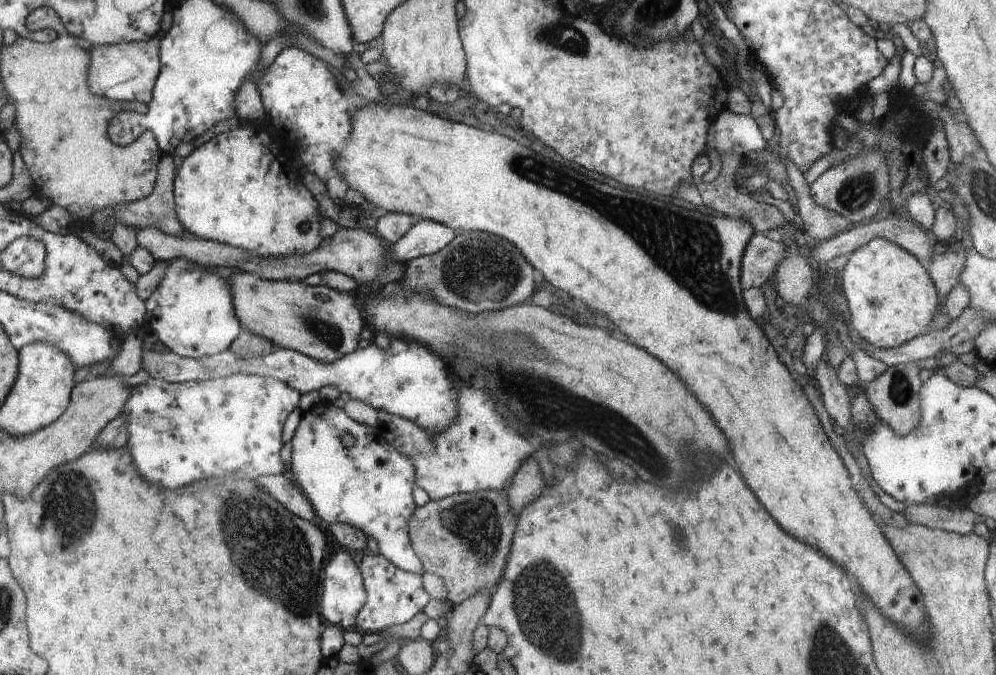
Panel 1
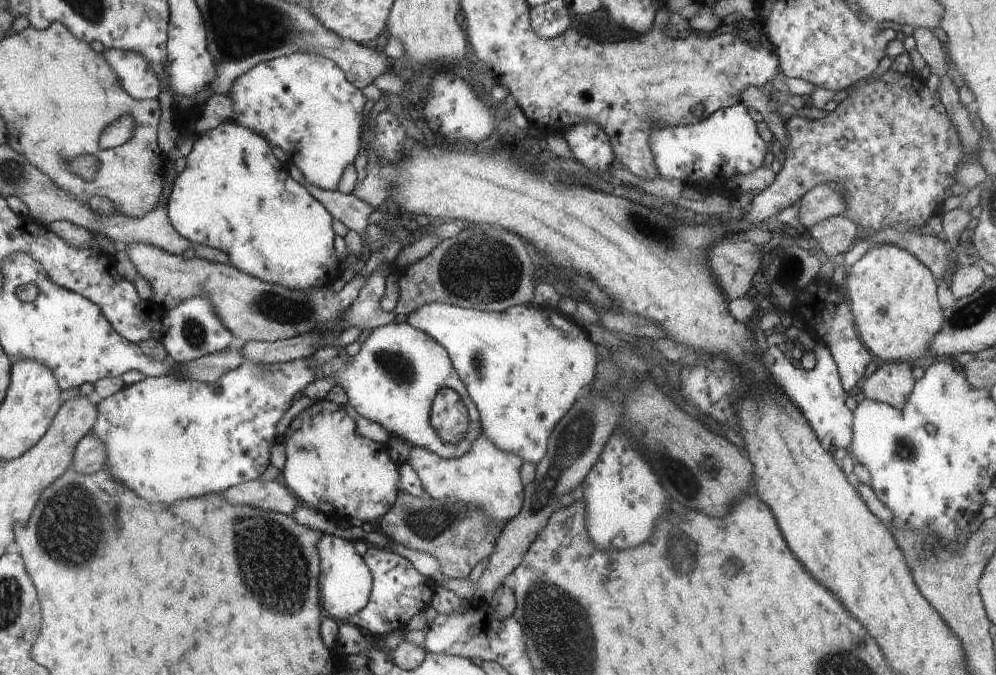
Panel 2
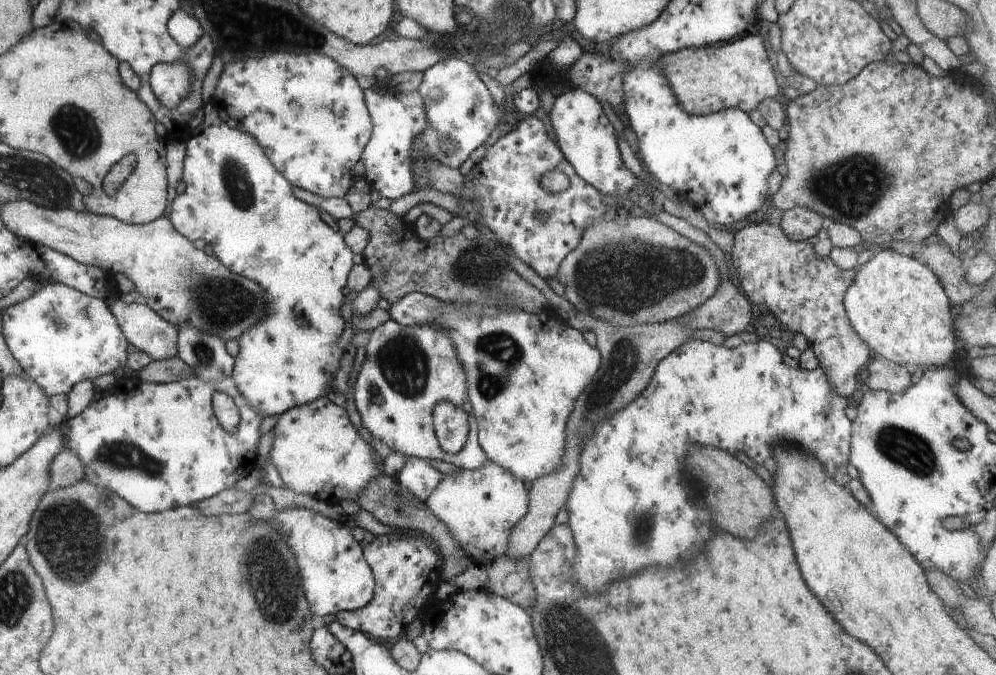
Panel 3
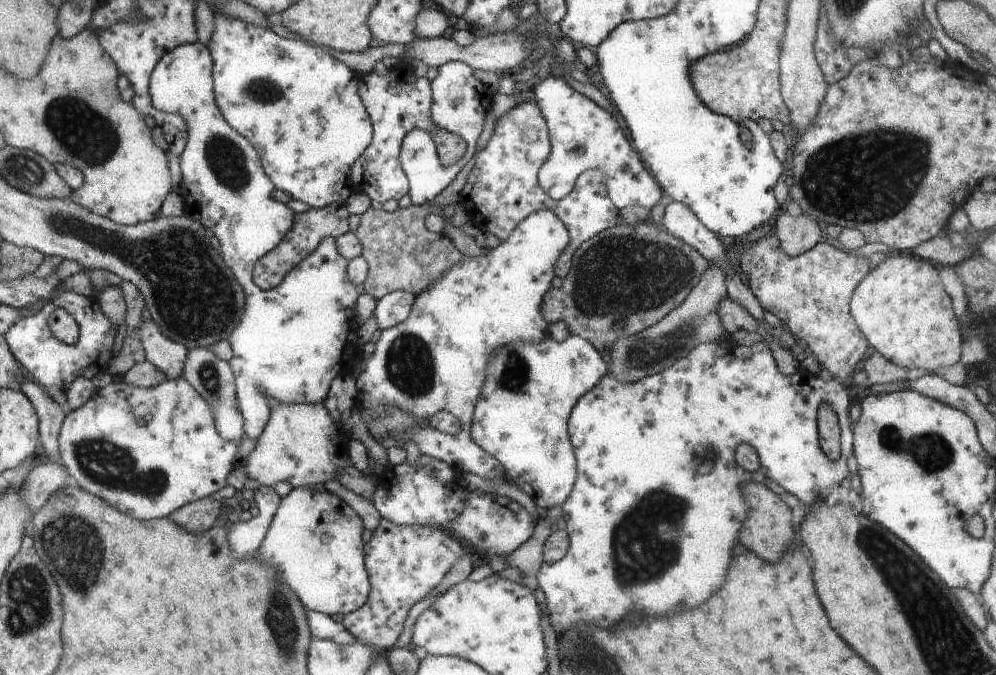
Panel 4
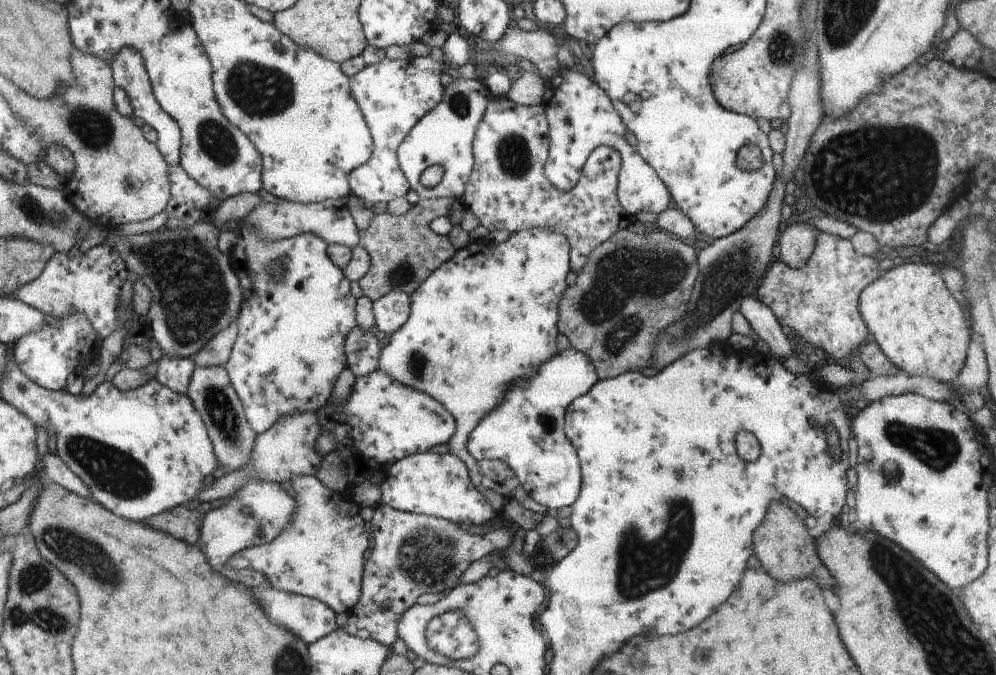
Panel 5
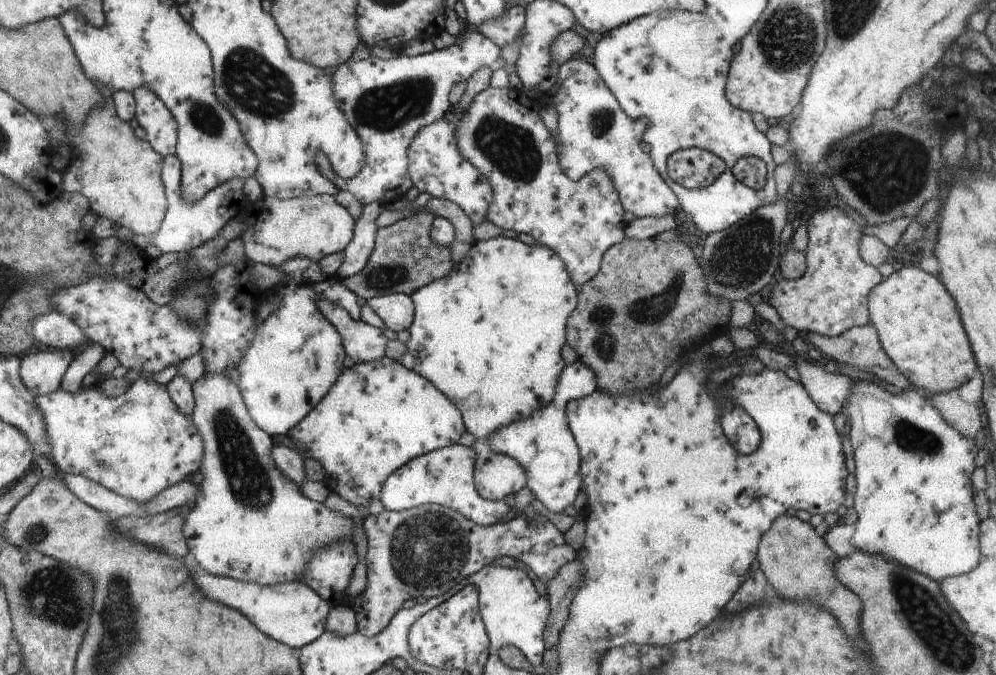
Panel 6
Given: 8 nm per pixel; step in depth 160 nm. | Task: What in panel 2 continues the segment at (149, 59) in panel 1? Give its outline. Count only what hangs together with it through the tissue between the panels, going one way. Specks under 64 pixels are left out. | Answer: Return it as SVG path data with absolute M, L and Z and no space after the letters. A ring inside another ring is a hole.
M105 49L102 54L132 98L139 101L158 99L162 84L142 55L120 49Z

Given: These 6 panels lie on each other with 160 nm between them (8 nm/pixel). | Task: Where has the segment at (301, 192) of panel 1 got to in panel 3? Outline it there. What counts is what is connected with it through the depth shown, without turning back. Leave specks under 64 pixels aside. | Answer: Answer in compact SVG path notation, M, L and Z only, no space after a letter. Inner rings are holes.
M212 102L203 105L203 111L204 116L202 124L199 124L193 130L192 134L185 139L187 147L183 167L184 193L181 196L172 195L168 216L174 228L176 228L180 234L183 234L190 242L198 238L206 240L214 249L216 258L226 266L227 269L259 284L265 293L265 299L268 302L267 313L259 320L259 323L252 325L250 329L246 329L243 335L235 340L238 342L240 350L238 351L238 356L234 359L235 363L231 377L234 379L236 388L240 391L240 394L263 419L268 418L268 416L279 416L284 411L290 410L291 408L307 405L319 398L326 397L326 392L329 391L328 386L330 386L330 388L333 386L335 374L341 365L341 358L343 357L344 348L338 345L338 341L348 322L347 311L350 298L342 294L342 289L346 288L349 272L355 265L352 259L353 252L346 246L343 235L340 235L328 224L324 223L316 206L313 207L292 194L292 189L294 187L279 170L276 170L271 160L263 154L263 148L254 138L249 134L244 134L228 126L228 123L225 123L219 117Z

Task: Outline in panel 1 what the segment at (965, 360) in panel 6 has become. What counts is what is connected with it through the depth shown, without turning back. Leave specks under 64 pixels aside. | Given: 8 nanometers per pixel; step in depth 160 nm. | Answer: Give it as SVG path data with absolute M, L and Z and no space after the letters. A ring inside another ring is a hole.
M874 239L854 251L842 271L840 294L852 316L852 326L870 345L893 349L923 335L933 325L941 305L929 272L907 250L886 239Z

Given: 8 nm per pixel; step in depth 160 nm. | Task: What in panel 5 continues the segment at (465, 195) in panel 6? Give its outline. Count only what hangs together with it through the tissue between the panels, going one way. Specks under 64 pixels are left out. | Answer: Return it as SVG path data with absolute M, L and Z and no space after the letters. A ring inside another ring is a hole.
M459 80L445 88L442 100L412 127L398 147L397 157L400 168L412 190L421 199L460 200L464 194L473 169L473 138L476 127L491 96L489 88L482 80L479 81ZM432 164L440 164L444 168L444 175L436 186L425 187L420 183L420 175Z

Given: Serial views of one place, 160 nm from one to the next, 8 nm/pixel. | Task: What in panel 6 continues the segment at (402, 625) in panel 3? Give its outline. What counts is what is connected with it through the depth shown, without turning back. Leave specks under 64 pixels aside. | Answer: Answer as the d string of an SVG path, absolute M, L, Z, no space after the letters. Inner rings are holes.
M432 503L405 511L384 509L378 516L368 514L363 520L363 528L368 541L367 585L365 591L348 605L356 615L357 632L365 637L373 637L386 630L390 619L402 608L405 600L410 598L425 600L455 589L459 582L484 566L490 565L496 558L511 556L514 560L522 560L542 582L549 583L565 564L575 561L579 556L579 551L574 550L566 542L564 535L556 526L538 512L532 518L521 512L516 518L505 523L483 527L464 518L462 513L454 509Z

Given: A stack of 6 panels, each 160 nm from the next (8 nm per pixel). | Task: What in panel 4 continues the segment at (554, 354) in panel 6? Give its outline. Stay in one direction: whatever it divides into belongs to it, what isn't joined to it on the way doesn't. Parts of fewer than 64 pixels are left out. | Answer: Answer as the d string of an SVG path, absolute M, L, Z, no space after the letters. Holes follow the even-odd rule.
M540 209L535 213L529 214L520 224L510 233L506 241L502 241L497 247L489 249L487 253L480 254L474 257L466 257L461 263L454 265L447 273L443 274L433 285L429 286L427 291L418 293L415 297L414 308L410 311L408 318L401 324L388 330L384 329L380 332L380 338L375 342L375 352L366 358L364 370L357 376L355 383L357 388L358 407L366 409L375 419L379 419L382 413L387 413L388 409L402 409L409 417L414 417L415 422L420 422L420 426L416 425L410 433L393 437L391 441L382 441L385 445L395 445L404 441L414 441L417 448L420 449L422 455L428 455L436 461L442 461L448 466L451 466L458 474L464 472L477 474L484 480L494 480L494 478L503 478L510 481L506 469L494 458L488 454L483 448L480 448L475 440L470 438L471 424L473 421L473 412L475 411L476 403L480 398L480 393L485 381L485 368L493 358L497 347L506 346L515 340L522 342L539 343L542 339L548 336L549 323L544 320L541 313L541 304L544 295L552 288L551 282L555 276L555 266L562 254L562 251L568 246L569 234L564 223L548 209ZM438 411L448 411L453 414L458 420L460 430L456 434L447 435L433 429L429 426L429 418L433 417Z

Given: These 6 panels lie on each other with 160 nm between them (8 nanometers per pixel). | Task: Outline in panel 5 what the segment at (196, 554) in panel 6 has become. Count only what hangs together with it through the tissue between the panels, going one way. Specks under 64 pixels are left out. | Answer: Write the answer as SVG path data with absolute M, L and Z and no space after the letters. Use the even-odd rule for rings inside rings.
M223 366L196 367L190 377L187 397L202 417L220 468L227 474L242 471L252 460L257 433L247 421L243 404ZM262 477L246 481L235 493L219 501L213 511L204 513L201 518L199 544L204 550L204 556L208 558L208 564L232 582L244 582L248 588L260 586L267 579L264 573L248 569L234 572L226 570L224 564L244 549L271 543L285 531L286 525L295 515L296 507L296 501L286 493L284 484L267 481Z

